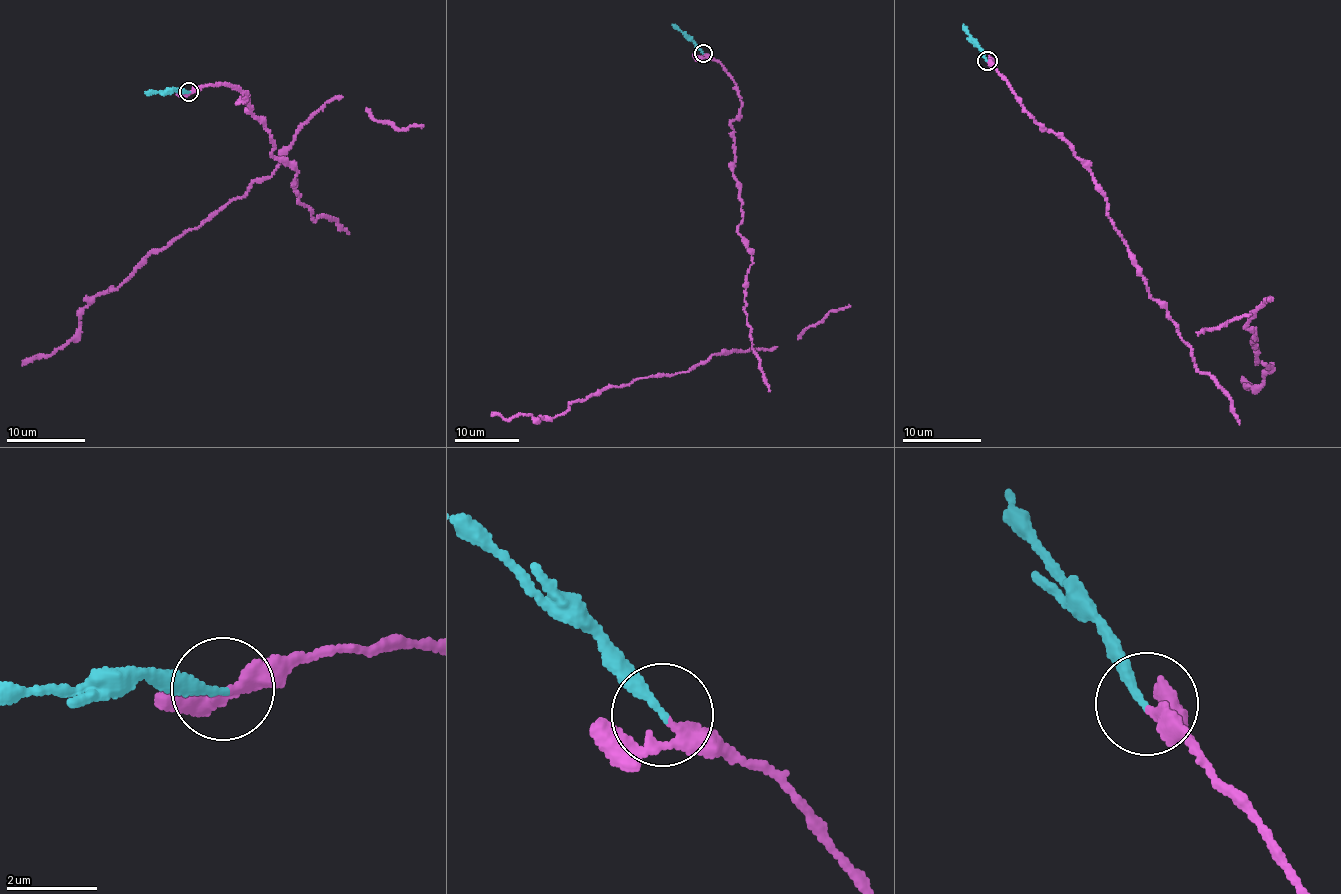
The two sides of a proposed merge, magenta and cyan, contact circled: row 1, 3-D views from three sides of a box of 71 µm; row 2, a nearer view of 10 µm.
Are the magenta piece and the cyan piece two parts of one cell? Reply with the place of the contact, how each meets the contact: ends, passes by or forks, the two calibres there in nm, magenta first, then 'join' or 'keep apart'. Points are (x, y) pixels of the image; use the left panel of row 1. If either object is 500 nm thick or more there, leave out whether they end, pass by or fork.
(188, 92) | magenta passes by | cyan ends | 240/220 nm | keep apart

